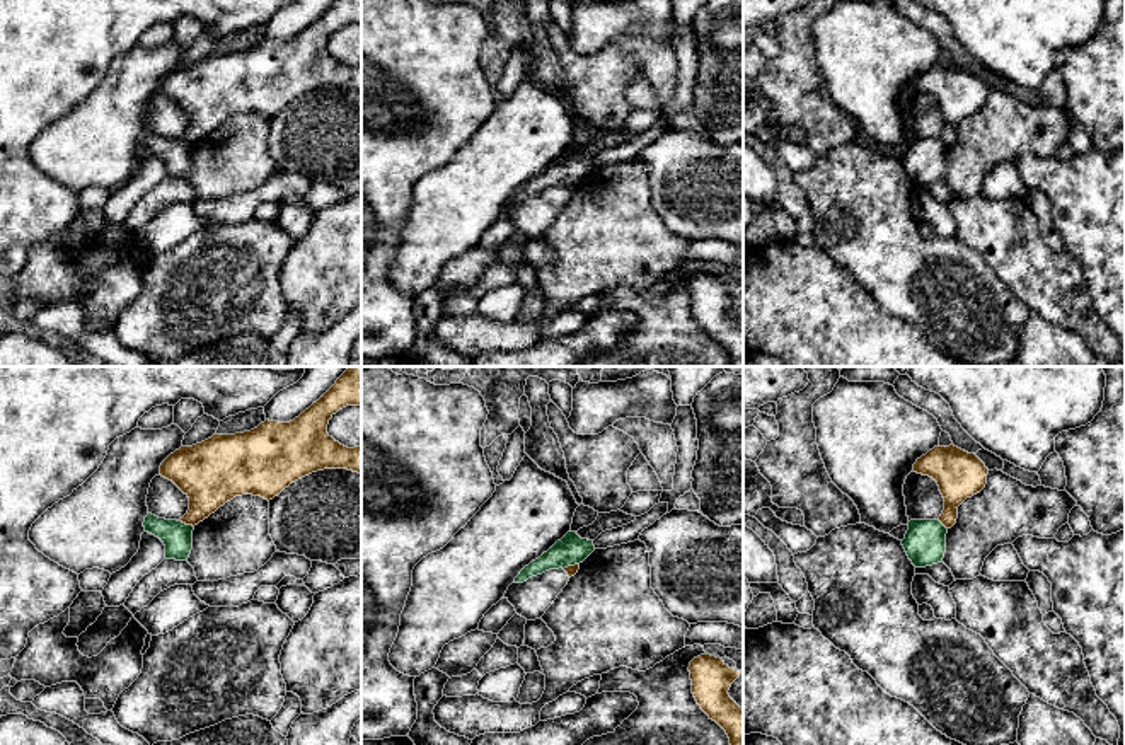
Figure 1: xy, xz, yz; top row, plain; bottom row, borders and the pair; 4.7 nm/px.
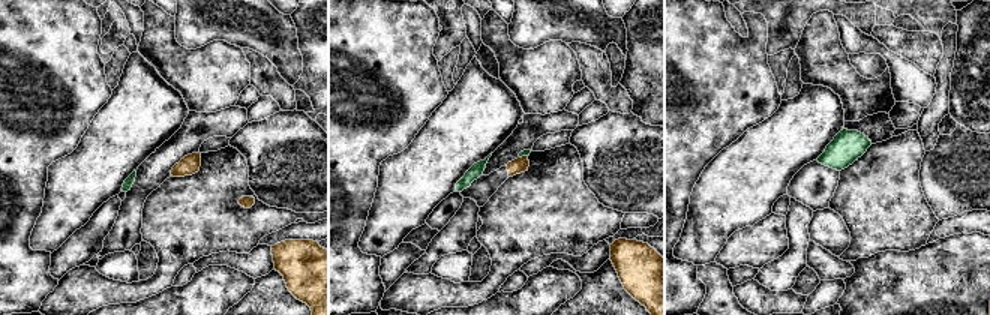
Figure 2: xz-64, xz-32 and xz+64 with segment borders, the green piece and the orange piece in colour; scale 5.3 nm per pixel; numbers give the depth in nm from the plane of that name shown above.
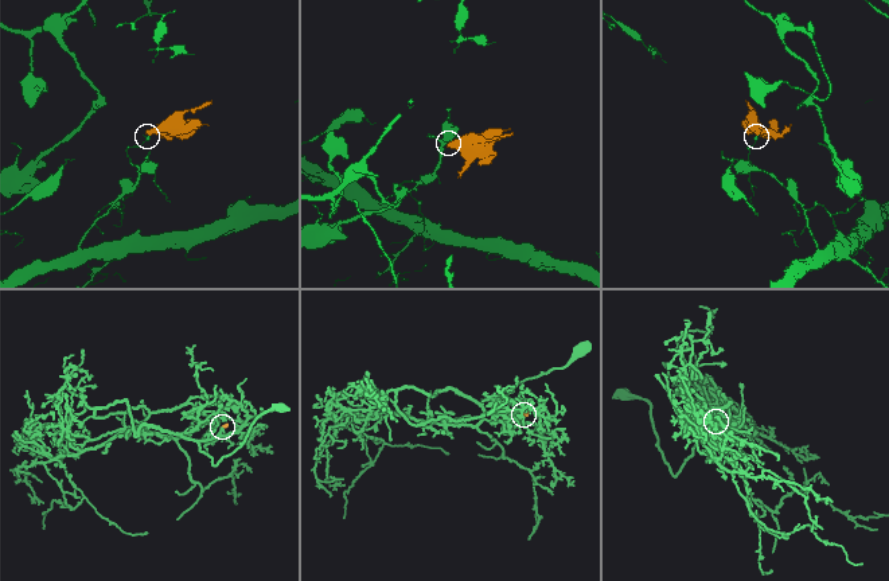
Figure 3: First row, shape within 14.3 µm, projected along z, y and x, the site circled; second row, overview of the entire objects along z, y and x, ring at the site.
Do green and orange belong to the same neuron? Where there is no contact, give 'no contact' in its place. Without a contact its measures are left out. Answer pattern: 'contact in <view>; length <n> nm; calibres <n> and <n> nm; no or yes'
contact in xy; length 70 nm; calibres 140 and 280 nm; no

